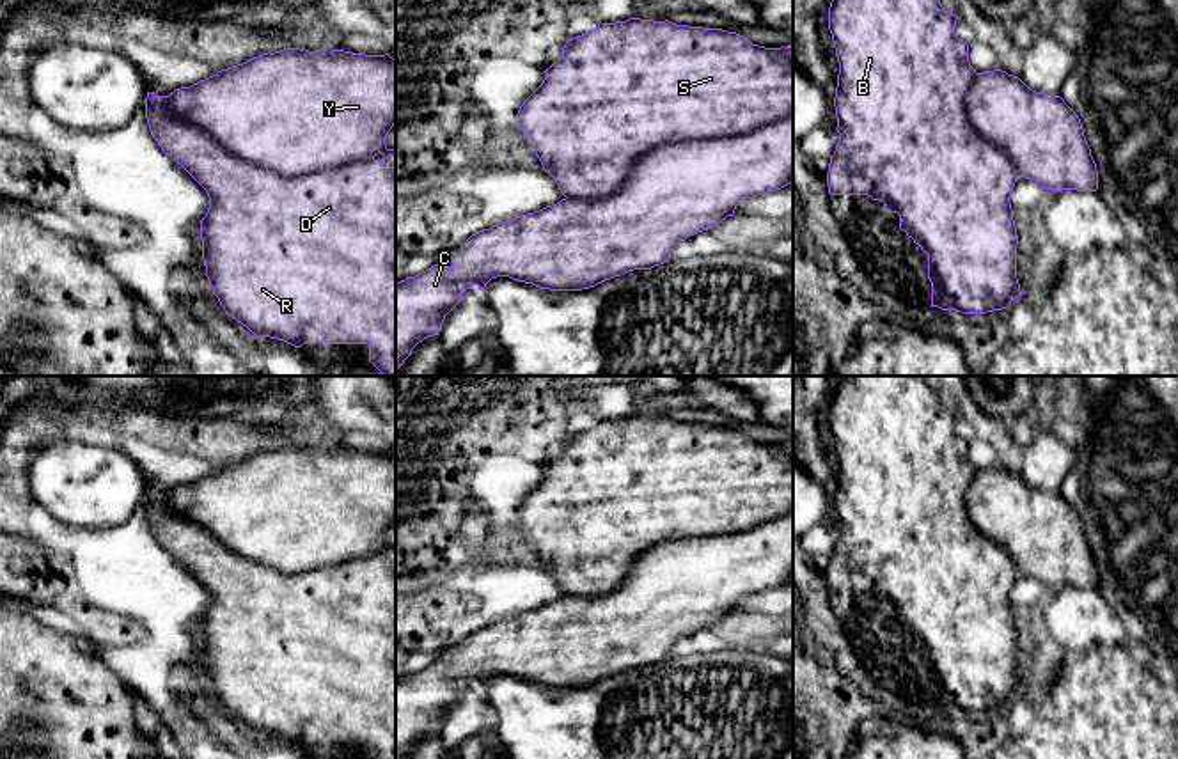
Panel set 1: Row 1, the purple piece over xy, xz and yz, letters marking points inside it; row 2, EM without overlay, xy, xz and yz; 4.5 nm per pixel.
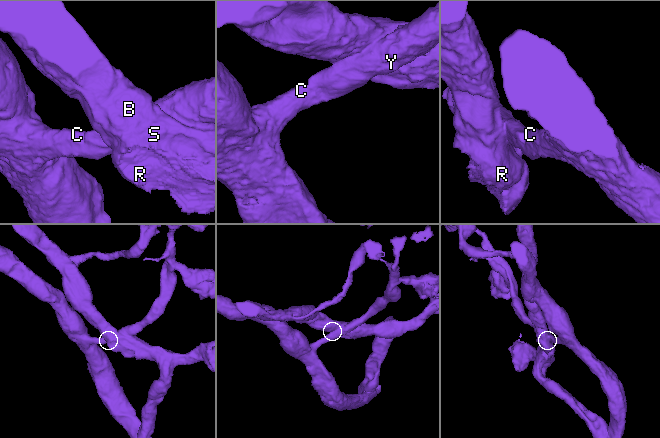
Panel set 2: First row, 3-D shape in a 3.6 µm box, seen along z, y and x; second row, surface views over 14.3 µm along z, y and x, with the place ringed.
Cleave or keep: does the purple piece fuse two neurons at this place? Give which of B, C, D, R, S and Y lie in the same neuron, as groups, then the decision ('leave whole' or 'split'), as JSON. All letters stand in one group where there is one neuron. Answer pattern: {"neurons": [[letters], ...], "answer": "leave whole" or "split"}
{"neurons": [["B", "D", "R", "S"], ["C", "Y"]], "answer": "split"}

